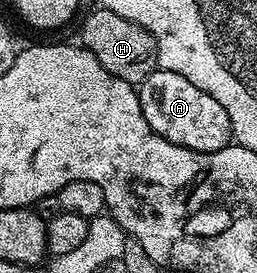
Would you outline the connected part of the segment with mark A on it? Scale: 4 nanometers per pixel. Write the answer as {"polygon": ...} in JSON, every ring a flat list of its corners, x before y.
{"polygon":[[158,68,145,82,139,83,138,93,142,112,158,136,191,150,203,150,206,154,229,145,232,125,226,108,222,108,214,96,202,92,202,88,190,84,186,76]]}

